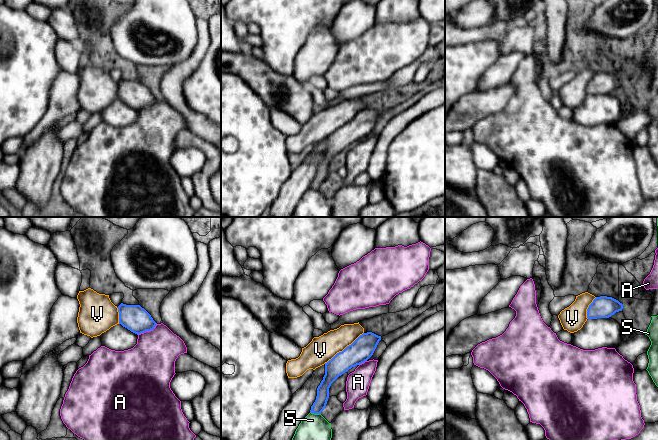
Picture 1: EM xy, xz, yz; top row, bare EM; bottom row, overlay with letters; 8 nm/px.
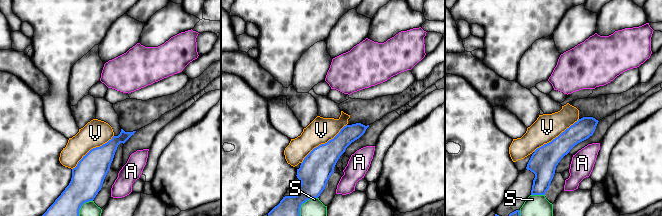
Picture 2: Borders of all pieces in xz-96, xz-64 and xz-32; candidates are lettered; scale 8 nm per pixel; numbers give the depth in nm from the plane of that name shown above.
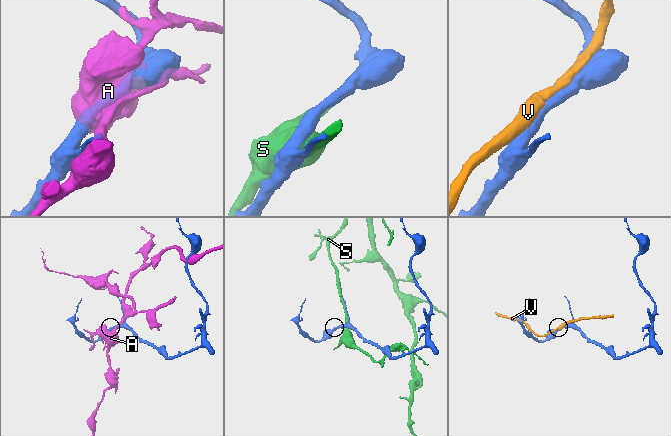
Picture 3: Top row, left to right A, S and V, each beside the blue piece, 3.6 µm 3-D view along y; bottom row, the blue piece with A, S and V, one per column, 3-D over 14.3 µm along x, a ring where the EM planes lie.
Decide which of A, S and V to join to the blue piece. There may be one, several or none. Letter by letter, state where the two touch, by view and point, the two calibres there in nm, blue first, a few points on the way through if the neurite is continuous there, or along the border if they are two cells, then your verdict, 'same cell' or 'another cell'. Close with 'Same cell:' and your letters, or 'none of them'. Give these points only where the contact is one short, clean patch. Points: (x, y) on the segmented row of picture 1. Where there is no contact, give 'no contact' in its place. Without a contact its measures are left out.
A: xy (148, 330) | 200/380 nm | another cell
S: xz (315, 413) | 100/200 nm | another cell
V: xz (344, 349) | 180/220 nm | another cell
Same cell: none of them

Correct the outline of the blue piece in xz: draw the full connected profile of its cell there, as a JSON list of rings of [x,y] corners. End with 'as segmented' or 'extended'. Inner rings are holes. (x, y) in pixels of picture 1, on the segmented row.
[[[372,332],[363,333],[351,345],[325,363],[325,375],[317,388],[311,413],[321,414],[326,407],[331,384],[352,367],[367,361],[373,355],[380,340],[381,336]]]; as segmented

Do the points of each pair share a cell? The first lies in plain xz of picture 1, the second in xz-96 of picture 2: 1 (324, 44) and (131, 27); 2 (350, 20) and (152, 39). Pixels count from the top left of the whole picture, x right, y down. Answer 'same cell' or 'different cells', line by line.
1: different cells
2: different cells

